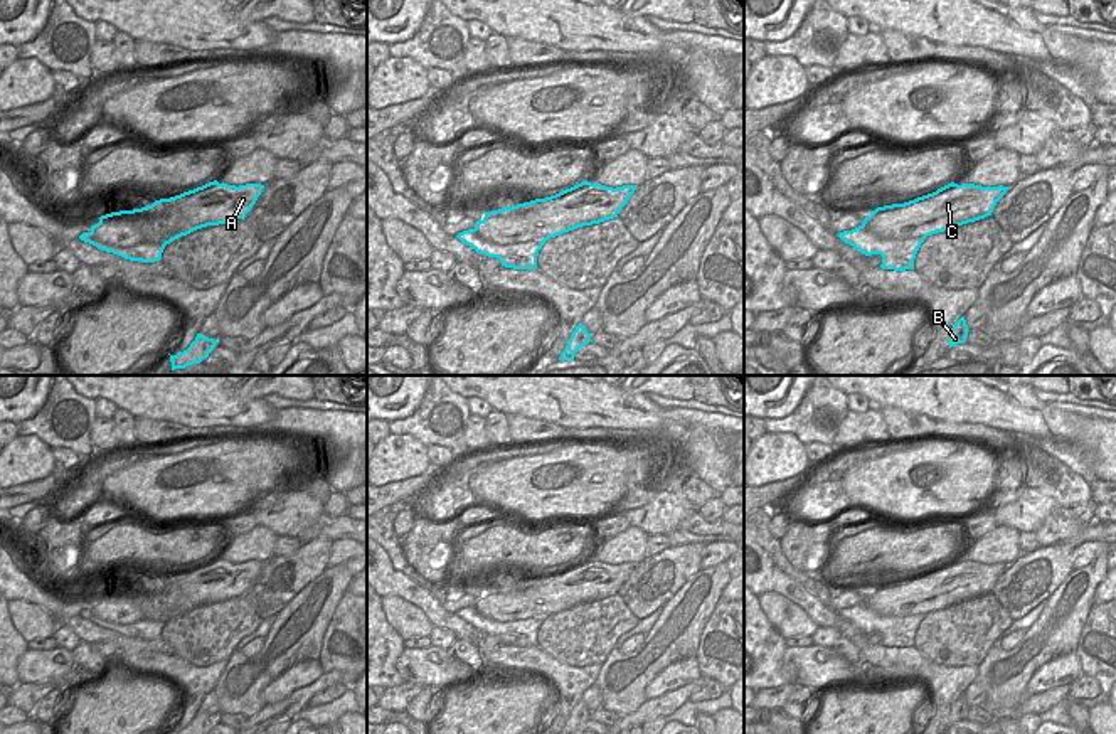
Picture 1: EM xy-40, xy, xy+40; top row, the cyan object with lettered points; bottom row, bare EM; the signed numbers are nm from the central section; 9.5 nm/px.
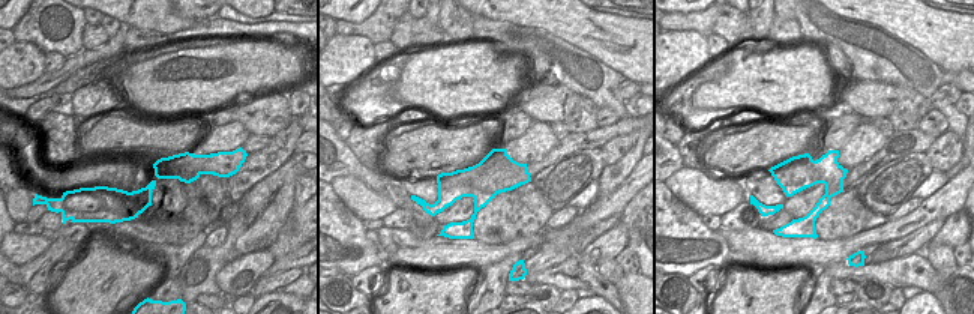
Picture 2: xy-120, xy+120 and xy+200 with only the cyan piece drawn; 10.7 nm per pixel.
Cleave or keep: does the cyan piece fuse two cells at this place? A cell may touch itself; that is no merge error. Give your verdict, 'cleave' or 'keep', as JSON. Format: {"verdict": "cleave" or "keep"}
{"verdict": "cleave"}

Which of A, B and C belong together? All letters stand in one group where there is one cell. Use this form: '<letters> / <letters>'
A C / B

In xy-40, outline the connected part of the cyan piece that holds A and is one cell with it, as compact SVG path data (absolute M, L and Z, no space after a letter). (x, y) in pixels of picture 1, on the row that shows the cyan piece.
M217 180L151 205L111 212L91 226L94 239L130 247L141 242L170 244L207 226L244 219L264 185L227 185Z

